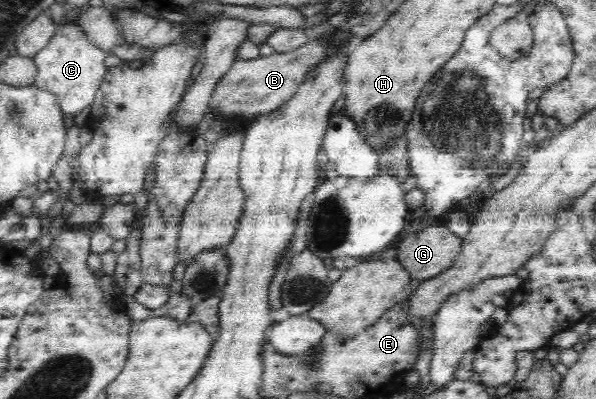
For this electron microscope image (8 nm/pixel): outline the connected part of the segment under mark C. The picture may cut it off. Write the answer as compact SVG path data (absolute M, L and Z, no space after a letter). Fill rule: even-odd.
M65 24L55 31L49 44L33 60L38 69L34 85L56 94L63 114L72 116L91 106L112 61L109 53L93 45L75 24Z

